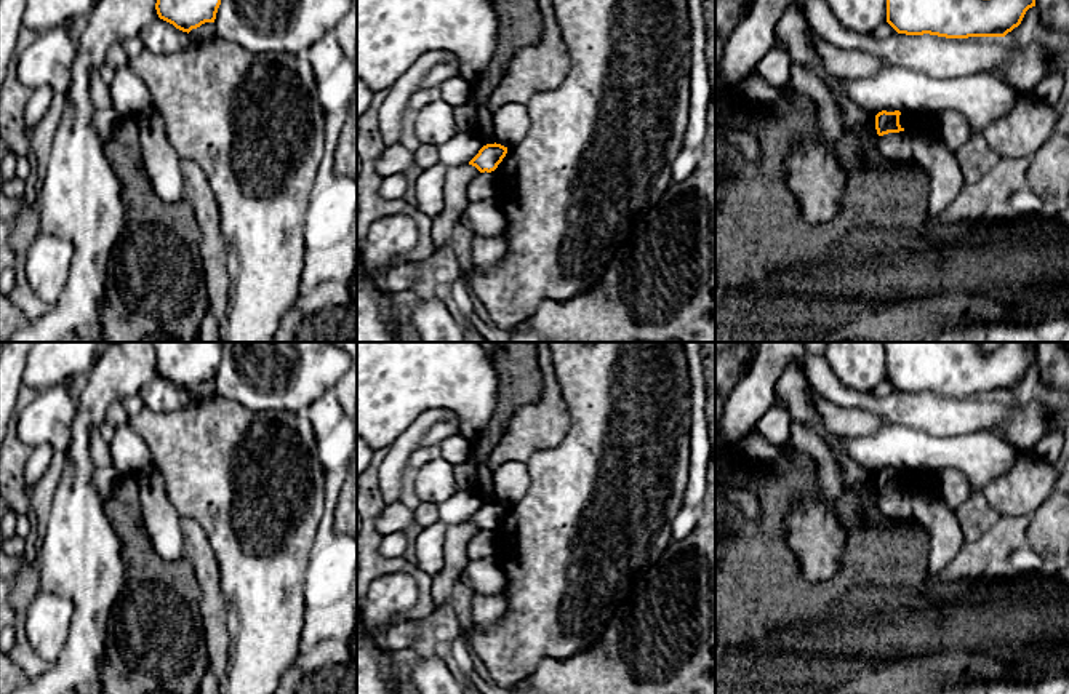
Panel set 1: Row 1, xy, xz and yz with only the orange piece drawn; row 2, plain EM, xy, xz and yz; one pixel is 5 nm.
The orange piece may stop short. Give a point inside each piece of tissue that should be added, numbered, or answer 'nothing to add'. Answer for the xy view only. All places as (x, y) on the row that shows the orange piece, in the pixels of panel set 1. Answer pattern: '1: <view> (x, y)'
nothing to add

